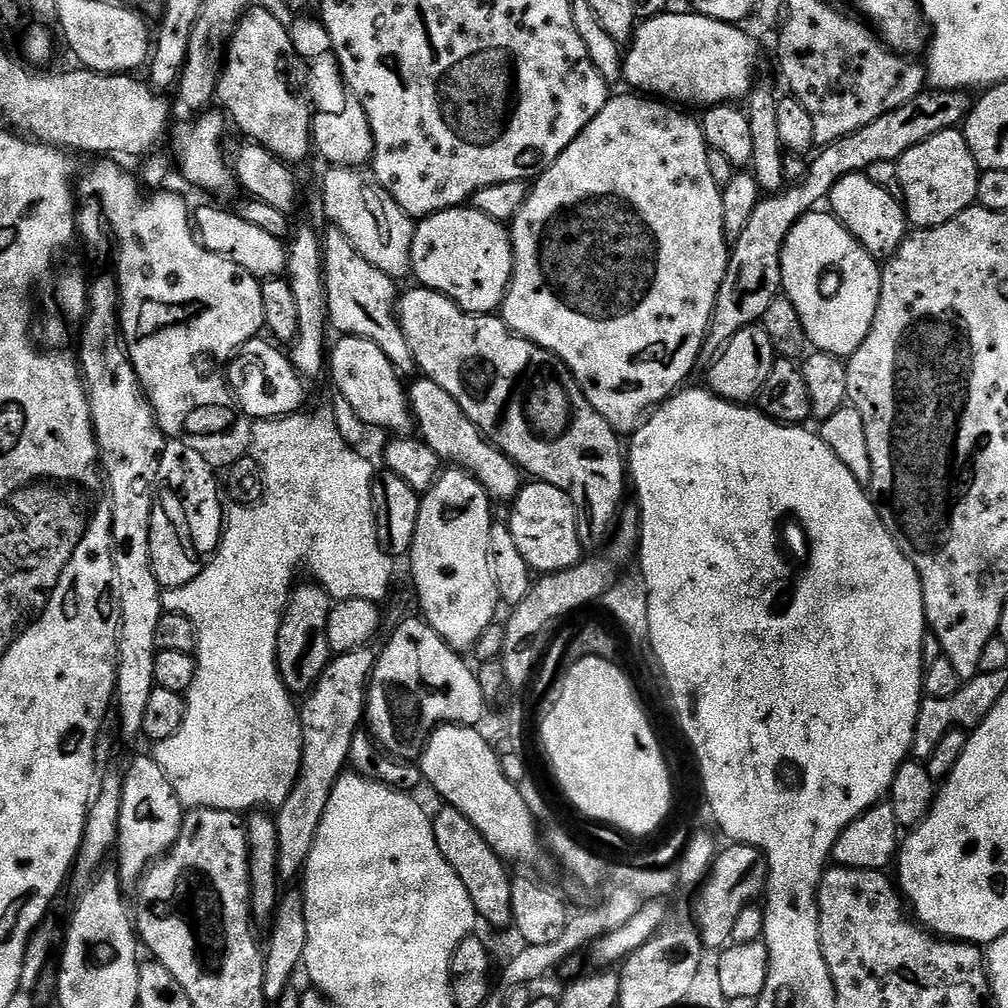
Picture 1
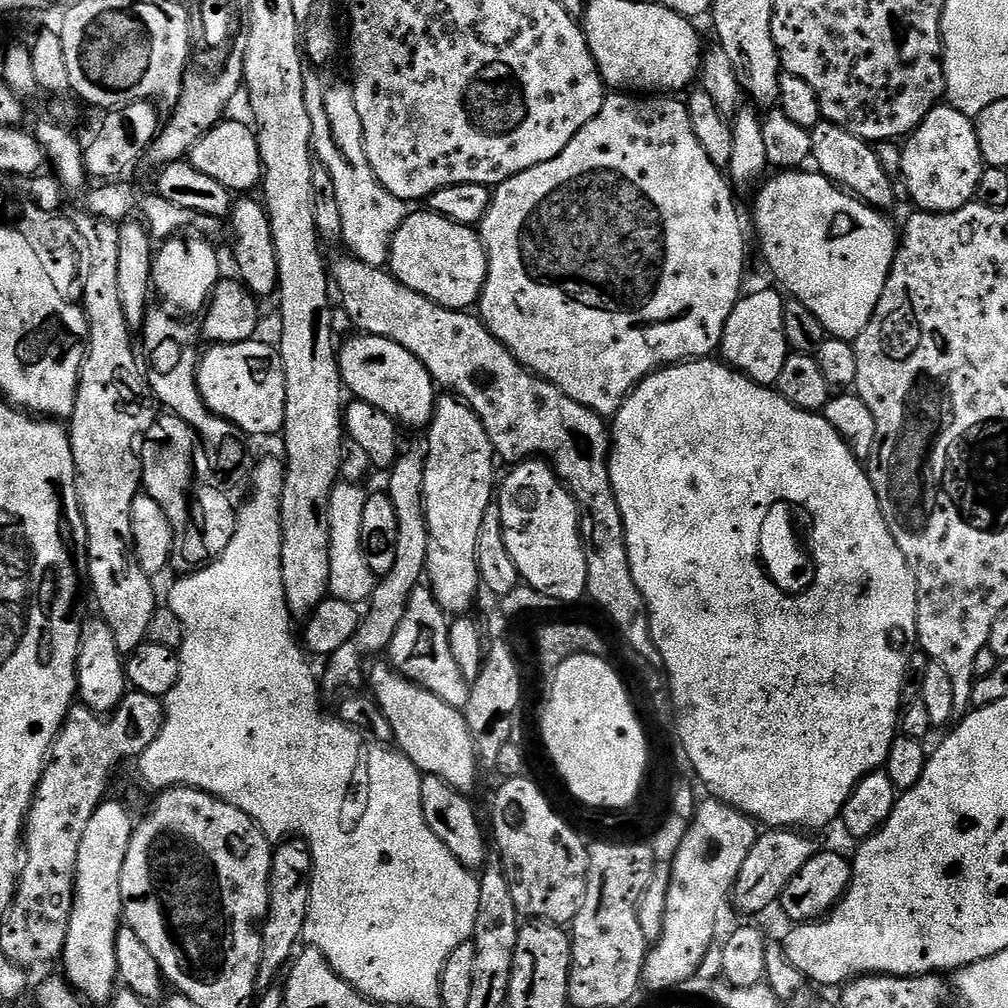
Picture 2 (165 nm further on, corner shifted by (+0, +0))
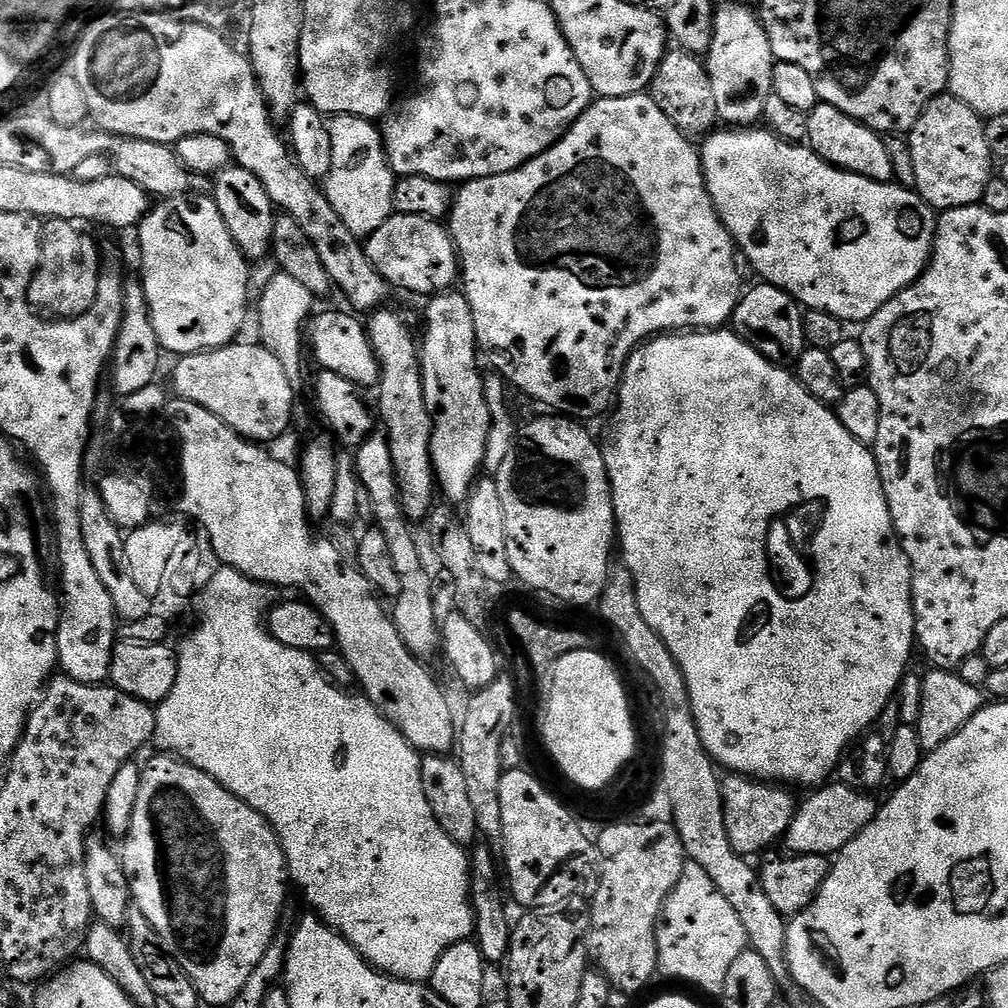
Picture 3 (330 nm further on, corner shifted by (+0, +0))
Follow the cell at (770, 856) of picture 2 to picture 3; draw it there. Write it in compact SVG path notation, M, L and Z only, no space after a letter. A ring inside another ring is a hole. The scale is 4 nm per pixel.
M843 782L835 783L813 791L816 793L805 804L803 801L799 805L796 817L788 827L786 845L788 844L789 853L798 856L835 857L836 853L841 852L862 830L866 830L870 822L874 822L878 811L878 800L872 797L875 795L852 788Z

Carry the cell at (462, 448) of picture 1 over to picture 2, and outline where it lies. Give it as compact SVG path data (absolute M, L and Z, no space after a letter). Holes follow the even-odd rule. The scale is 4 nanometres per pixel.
M356 334L339 345L338 355L340 378L355 399L378 406L378 410L390 414L401 425L409 424L421 430L431 425L436 412L438 385L426 366L422 366L422 362L418 362L418 358L414 358L406 346L398 346L398 342L390 342L390 338L385 336Z

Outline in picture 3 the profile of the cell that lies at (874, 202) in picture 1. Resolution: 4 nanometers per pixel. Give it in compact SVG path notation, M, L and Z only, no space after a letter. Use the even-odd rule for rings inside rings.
M817 104L814 111L808 113L808 121L810 134L807 147L821 156L827 164L883 184L893 179L894 166L890 162L890 150L886 150L886 139L881 133L870 130L862 122L842 114L842 110L829 104Z

